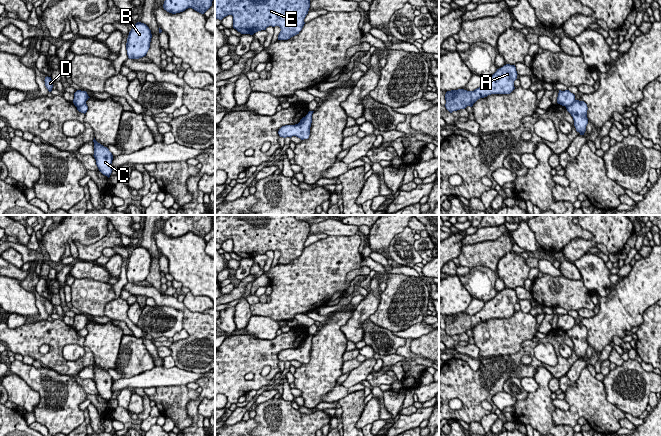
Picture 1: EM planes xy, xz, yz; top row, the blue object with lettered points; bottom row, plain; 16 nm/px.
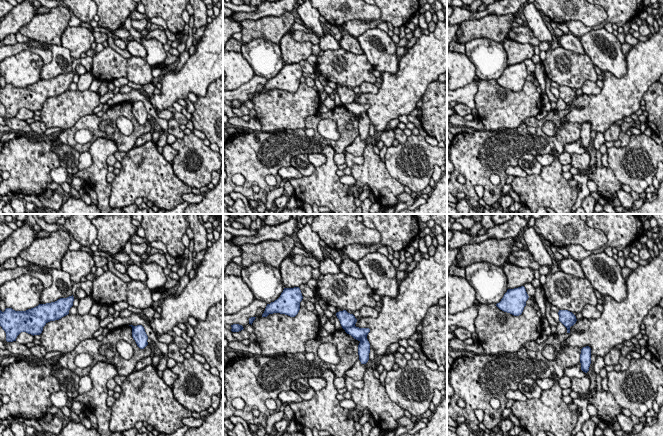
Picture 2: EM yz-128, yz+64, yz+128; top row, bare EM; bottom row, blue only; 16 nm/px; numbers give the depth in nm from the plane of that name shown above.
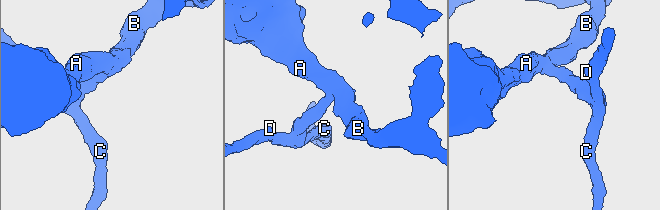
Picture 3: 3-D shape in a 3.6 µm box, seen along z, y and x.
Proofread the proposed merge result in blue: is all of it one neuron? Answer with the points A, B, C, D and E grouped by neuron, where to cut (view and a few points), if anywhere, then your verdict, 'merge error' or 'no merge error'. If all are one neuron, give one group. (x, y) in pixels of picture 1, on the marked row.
A B E / C D; cut in yz along (575, 100), (566, 107); merge error

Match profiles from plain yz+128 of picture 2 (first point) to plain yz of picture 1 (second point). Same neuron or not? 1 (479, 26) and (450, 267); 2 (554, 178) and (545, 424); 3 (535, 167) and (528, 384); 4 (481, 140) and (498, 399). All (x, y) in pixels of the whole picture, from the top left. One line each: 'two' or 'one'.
1: two
2: one
3: two
4: two

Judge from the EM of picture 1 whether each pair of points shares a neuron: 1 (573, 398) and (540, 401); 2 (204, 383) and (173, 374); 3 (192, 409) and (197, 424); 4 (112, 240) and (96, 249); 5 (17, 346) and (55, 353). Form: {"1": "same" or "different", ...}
{"1": "different", "2": "different", "3": "same", "4": "same", "5": "same"}

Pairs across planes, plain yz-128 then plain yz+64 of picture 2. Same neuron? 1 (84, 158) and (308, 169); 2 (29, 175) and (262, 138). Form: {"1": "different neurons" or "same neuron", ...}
{"1": "different neurons", "2": "same neuron"}

